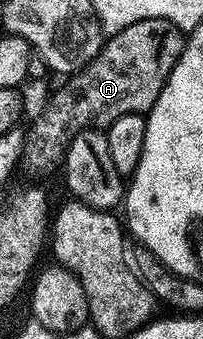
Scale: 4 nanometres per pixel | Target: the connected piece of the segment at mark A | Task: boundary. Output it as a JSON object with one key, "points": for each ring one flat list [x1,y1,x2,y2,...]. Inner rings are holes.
{"points":[[147,19,134,25,126,25,117,35,109,35,100,48,98,57,90,61,82,70,67,80,65,87,60,87,52,95,52,100,44,107,44,112,37,117,26,131,24,140,24,159,36,171,52,171,61,166,64,154,68,152,68,142,79,131,89,129,107,129,118,117,126,117,126,113,144,115,151,112,155,103,160,100,162,89,170,77,170,73,178,65,184,52,185,32,179,31,170,21,165,19]]}

